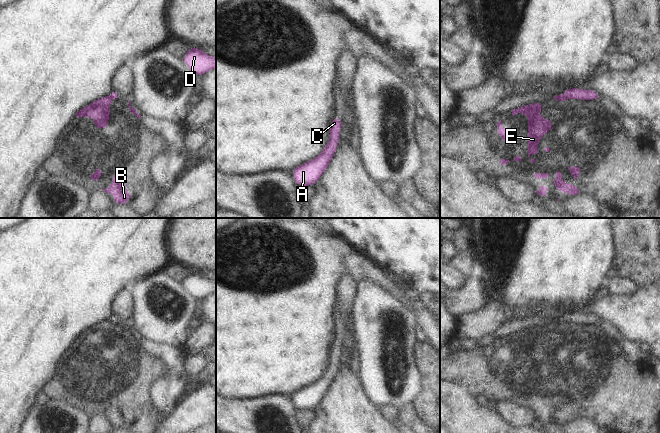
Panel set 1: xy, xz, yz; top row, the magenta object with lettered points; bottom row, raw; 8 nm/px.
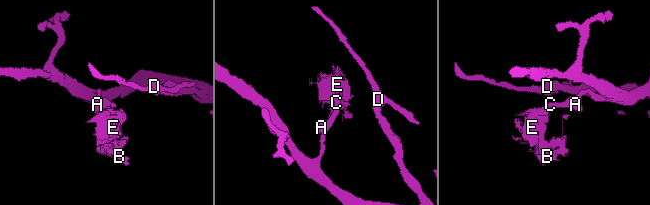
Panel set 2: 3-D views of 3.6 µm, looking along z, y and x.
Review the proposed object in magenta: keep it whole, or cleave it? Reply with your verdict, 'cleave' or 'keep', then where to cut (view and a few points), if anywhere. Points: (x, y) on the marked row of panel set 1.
cleave | yz (562, 94), (566, 97)

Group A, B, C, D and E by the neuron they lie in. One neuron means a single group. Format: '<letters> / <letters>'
A C D / B E

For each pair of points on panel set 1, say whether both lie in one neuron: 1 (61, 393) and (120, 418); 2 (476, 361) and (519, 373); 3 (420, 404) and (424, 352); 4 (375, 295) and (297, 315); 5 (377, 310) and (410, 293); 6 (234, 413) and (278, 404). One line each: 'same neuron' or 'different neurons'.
1: same neuron
2: same neuron
3: same neuron
4: different neurons
5: different neurons
6: same neuron

